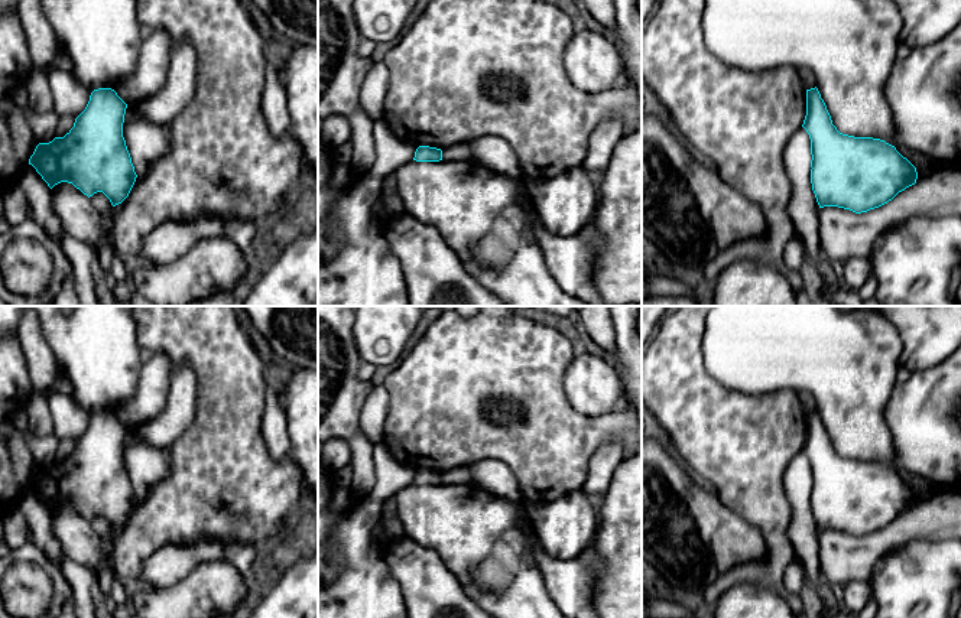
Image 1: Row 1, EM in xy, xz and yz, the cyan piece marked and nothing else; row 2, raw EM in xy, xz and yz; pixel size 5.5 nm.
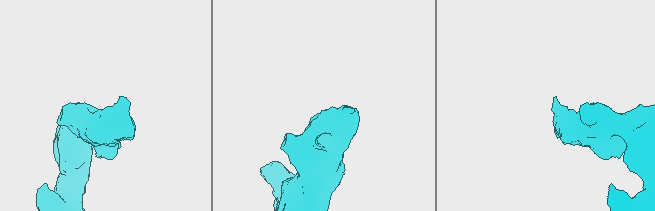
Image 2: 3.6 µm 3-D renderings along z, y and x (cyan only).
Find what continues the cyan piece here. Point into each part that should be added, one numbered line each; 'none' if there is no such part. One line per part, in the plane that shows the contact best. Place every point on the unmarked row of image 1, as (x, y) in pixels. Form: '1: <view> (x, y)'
none

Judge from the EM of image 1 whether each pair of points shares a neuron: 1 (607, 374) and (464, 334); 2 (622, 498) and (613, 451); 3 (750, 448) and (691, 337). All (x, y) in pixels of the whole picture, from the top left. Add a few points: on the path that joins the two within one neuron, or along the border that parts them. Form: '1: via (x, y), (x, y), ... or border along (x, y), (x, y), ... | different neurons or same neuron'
1: border along (574, 355), (564, 379), (565, 397) | different neurons
2: border along (626, 455), (616, 468), (604, 494) | different neurons
3: via (723, 420), (691, 389), (691, 364) | same neuron

